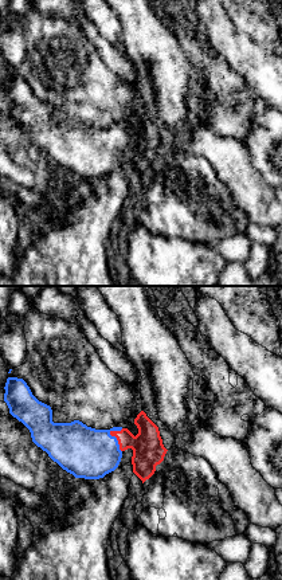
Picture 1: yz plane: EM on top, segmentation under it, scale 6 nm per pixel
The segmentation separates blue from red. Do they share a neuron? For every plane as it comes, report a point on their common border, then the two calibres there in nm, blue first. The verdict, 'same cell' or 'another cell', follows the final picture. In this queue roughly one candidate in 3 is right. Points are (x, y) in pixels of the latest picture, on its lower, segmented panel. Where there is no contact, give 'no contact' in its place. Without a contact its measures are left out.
(117, 441) | 300/190 nm

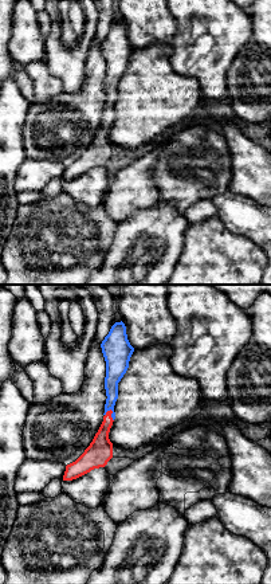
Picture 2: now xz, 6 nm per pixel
(112, 415) | 100/150 nm

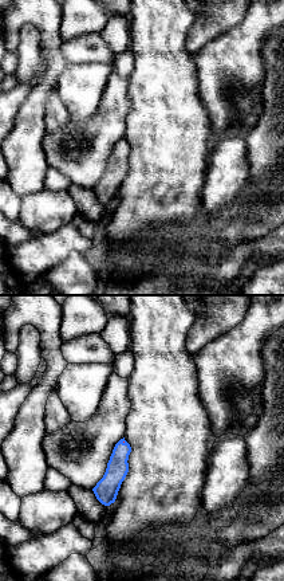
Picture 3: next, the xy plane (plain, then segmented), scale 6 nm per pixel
(123, 440) | 130/20 nm

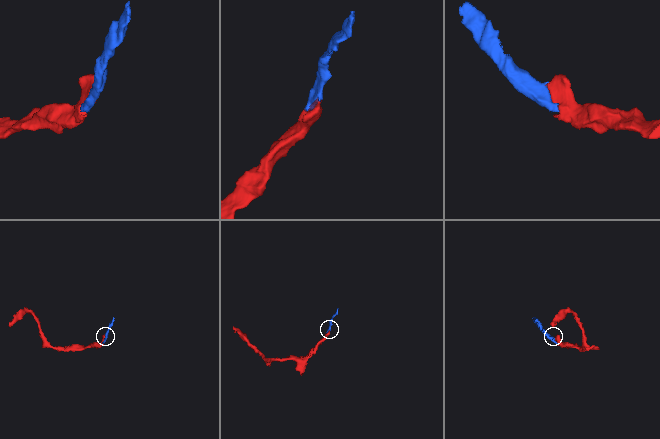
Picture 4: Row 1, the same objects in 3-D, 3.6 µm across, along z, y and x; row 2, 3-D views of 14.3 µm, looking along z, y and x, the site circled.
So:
same cell

